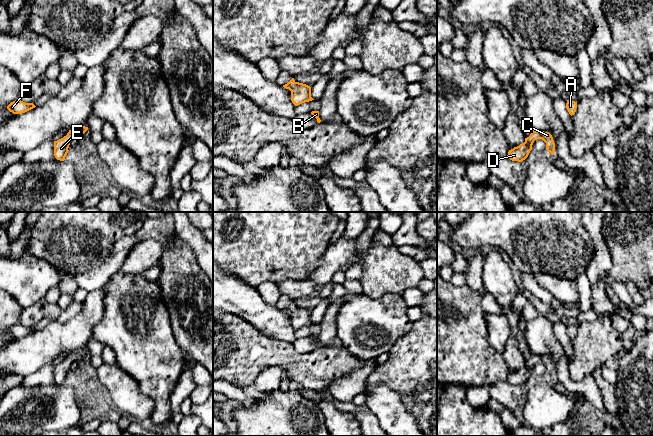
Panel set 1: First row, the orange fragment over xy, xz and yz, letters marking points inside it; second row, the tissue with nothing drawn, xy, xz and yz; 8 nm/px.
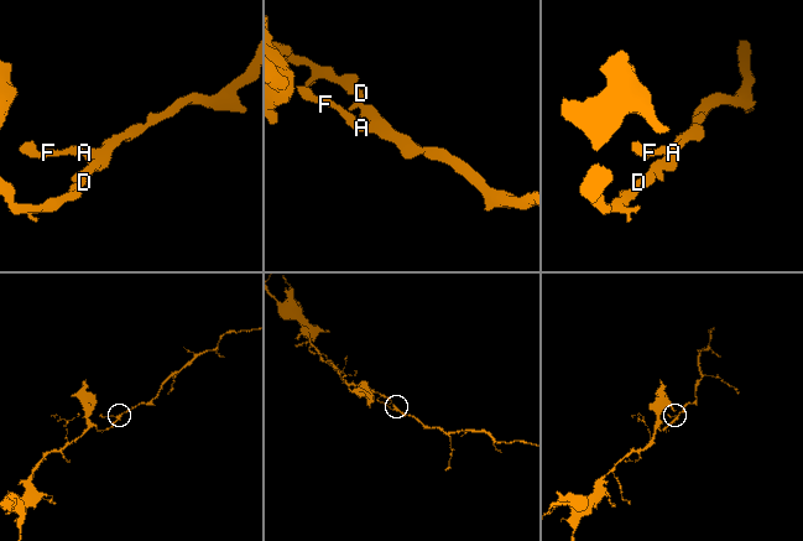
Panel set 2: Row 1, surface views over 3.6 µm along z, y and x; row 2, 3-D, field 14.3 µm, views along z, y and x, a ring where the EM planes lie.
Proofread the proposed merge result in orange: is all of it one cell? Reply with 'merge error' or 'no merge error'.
no merge error

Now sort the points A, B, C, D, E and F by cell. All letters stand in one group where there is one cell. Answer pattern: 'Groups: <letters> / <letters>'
Groups: A B C D E F

